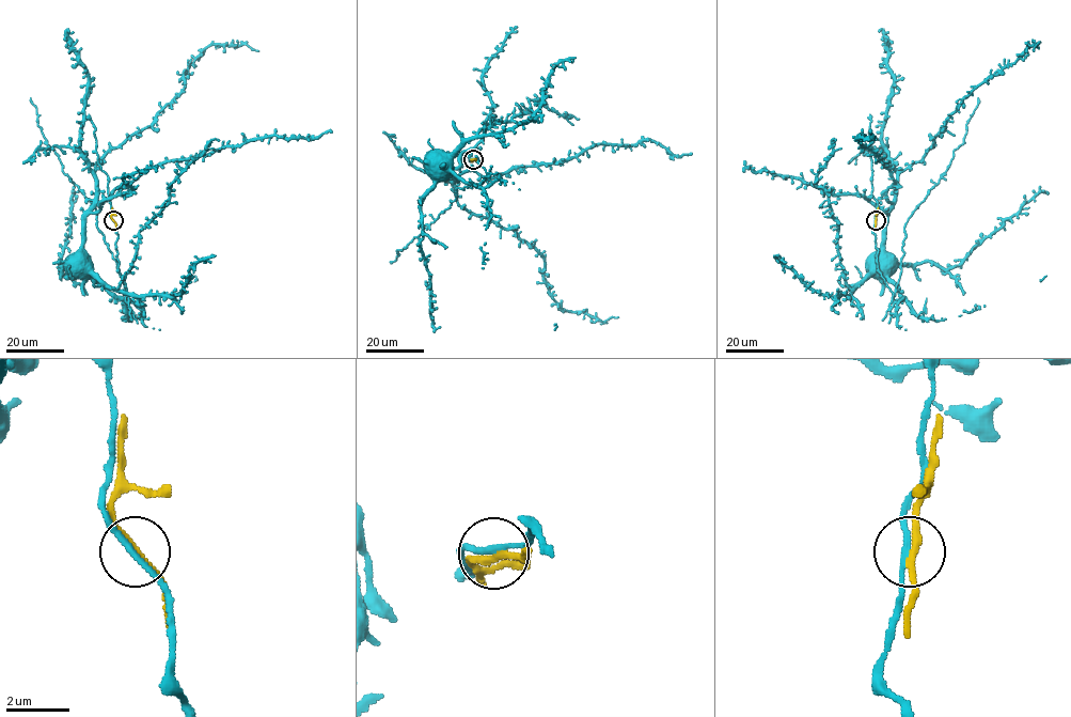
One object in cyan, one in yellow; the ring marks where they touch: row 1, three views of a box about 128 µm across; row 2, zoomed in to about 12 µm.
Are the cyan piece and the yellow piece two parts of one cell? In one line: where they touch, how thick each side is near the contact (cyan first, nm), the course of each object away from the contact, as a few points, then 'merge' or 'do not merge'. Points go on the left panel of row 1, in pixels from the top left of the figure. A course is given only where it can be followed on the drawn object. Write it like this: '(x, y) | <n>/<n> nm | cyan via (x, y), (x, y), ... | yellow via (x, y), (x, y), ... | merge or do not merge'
(113, 220) | 170/220 nm | cyan via (112, 220), (109, 196), (101, 202), (100, 208), (88, 215), (83, 245), (69, 260) | yellow via (112, 220), (112, 207) | do not merge

